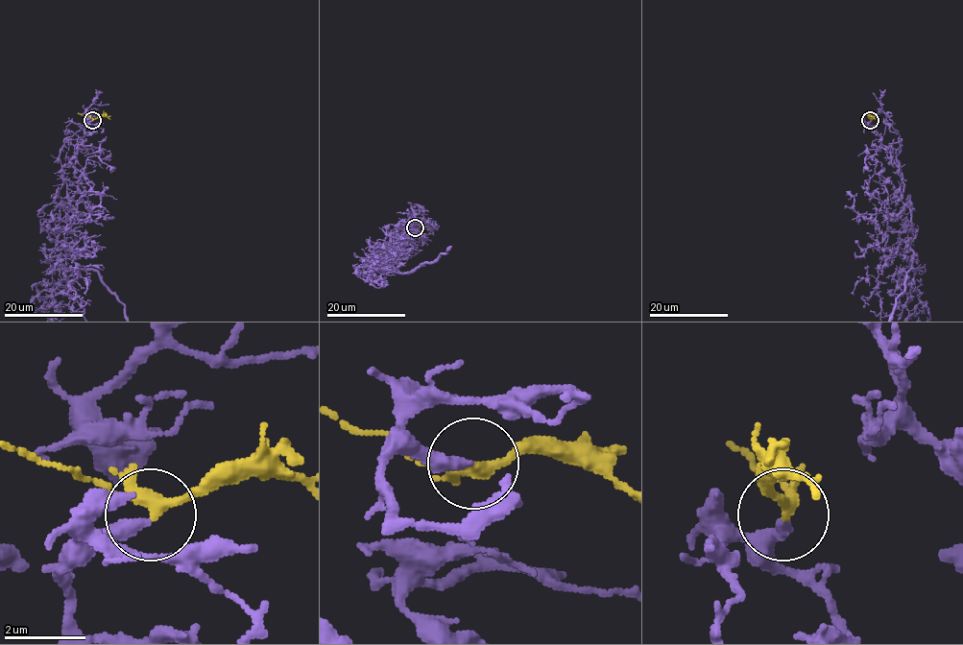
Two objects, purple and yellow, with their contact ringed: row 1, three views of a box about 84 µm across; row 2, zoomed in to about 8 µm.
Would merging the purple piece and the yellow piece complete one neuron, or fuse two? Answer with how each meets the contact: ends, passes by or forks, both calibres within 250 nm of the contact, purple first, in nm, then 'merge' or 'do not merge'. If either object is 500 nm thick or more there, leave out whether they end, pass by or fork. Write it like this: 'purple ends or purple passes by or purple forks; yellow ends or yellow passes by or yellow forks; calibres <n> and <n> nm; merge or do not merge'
purple ends; yellow forks; calibres 300 and 240 nm; merge

